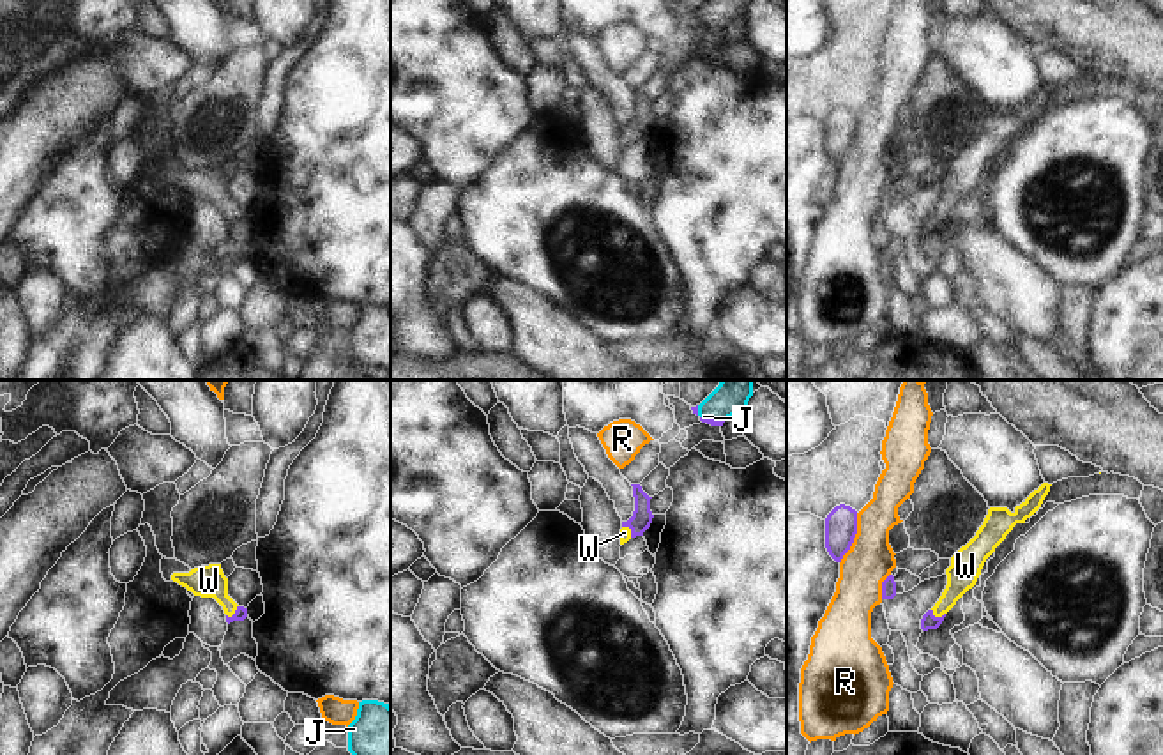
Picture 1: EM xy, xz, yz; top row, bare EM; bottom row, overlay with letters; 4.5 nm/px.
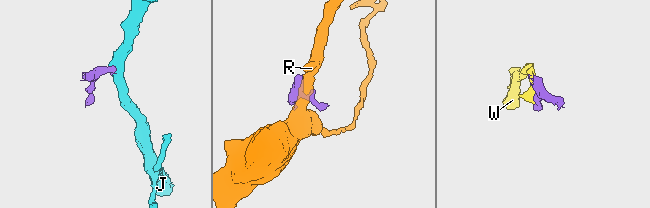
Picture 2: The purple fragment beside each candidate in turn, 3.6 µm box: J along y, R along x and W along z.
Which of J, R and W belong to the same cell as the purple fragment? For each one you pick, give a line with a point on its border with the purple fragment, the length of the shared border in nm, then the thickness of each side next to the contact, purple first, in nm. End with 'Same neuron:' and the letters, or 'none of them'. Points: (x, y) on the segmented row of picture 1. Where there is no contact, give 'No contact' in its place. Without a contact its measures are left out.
J: Touches purple at xz (707, 419). Shared border 150 nm. Thickness 30 nm (purple) against 160 nm
W: Touches purple at yz (937, 617). Shared border 70 nm. Thickness 70 nm (purple) against 140 nm
Same neuron: J, W

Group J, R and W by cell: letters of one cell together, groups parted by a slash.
J W / R

